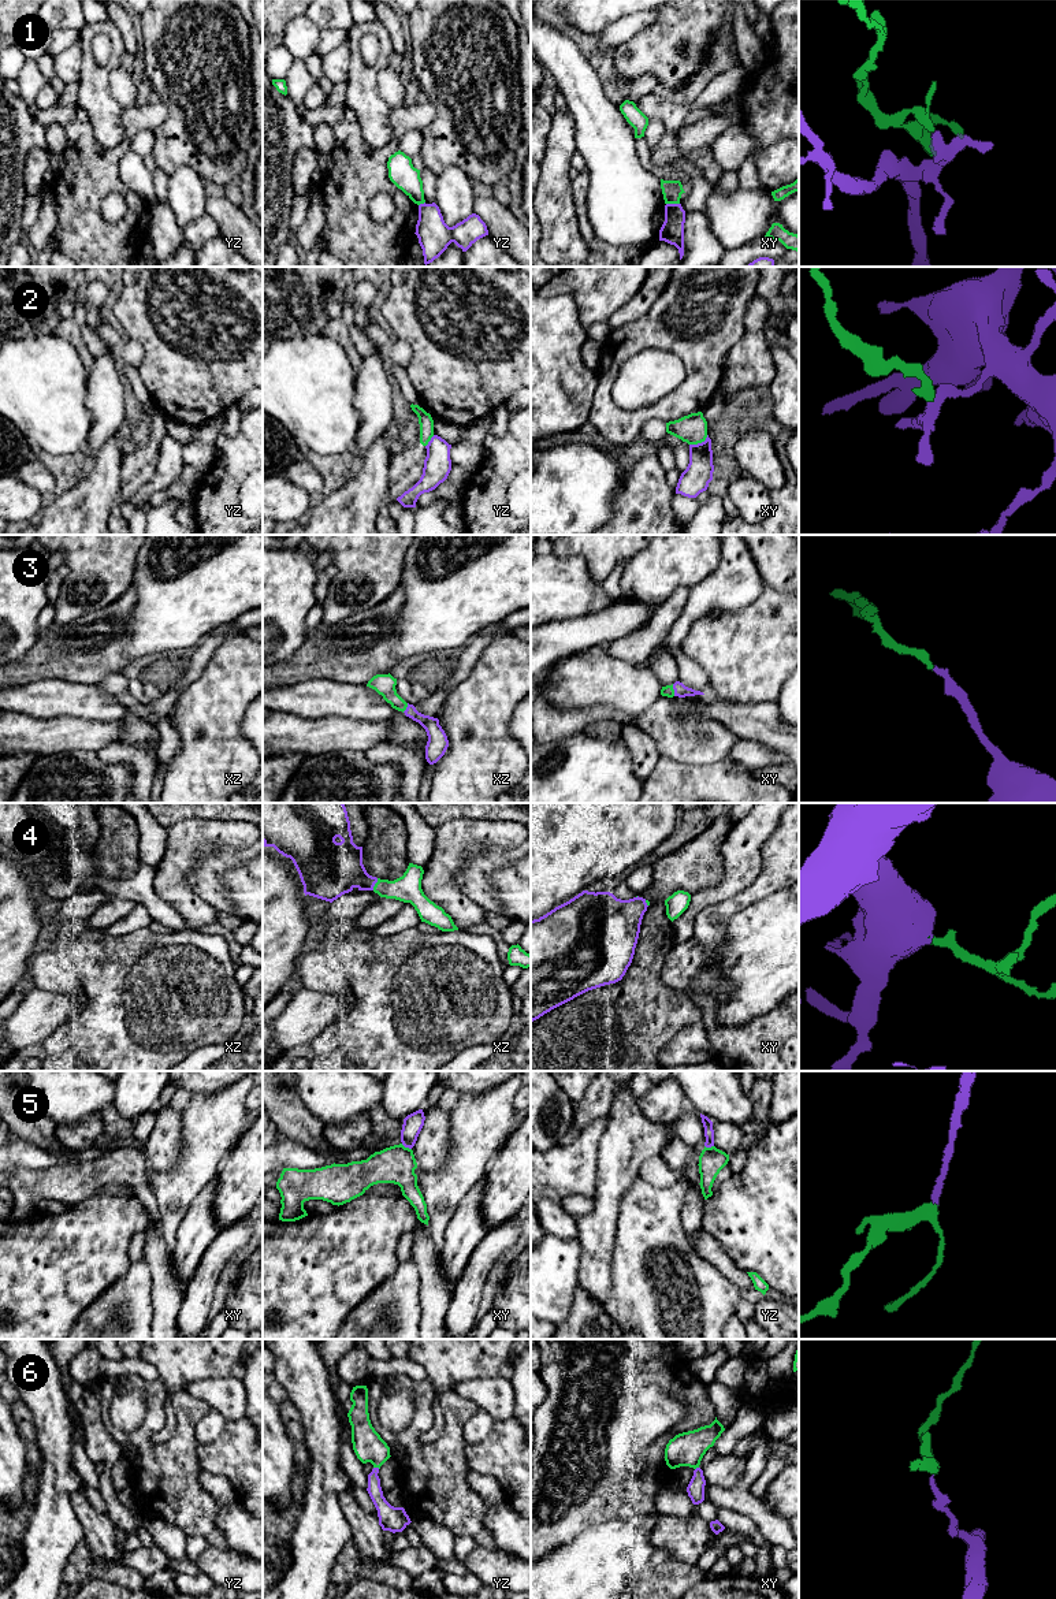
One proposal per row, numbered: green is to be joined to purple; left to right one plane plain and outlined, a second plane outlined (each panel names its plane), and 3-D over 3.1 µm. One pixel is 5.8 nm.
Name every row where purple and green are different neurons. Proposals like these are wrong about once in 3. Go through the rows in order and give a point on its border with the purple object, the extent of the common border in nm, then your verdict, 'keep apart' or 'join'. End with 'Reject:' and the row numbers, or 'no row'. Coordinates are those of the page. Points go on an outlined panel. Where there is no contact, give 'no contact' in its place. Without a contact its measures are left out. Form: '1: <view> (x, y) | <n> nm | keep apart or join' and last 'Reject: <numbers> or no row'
1: xy (673, 204) | 80 nm | keep apart
2: xy (699, 443) | 130 nm | keep apart
3: xy (673, 688) | 70 nm | join
4: xz (375, 882) | 80 nm | join
5: xy (406, 1146) | 70 nm | join
6: yz (376, 1468) | 40 nm | join
Reject: 1, 2

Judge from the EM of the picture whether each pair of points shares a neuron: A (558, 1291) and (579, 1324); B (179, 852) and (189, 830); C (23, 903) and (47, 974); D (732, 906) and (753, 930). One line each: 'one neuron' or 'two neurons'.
A: two neurons
B: one neuron
C: two neurons
D: two neurons

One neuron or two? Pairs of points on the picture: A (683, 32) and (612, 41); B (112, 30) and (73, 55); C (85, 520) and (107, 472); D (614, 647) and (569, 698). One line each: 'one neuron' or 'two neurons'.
A: two neurons
B: two neurons
C: one neuron
D: two neurons

